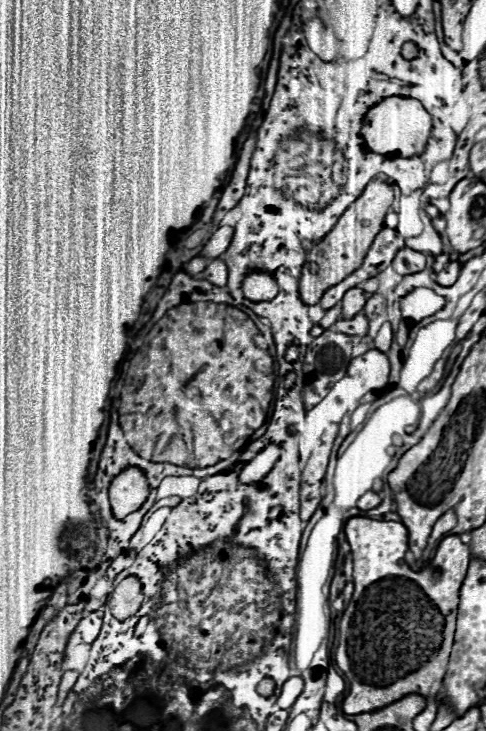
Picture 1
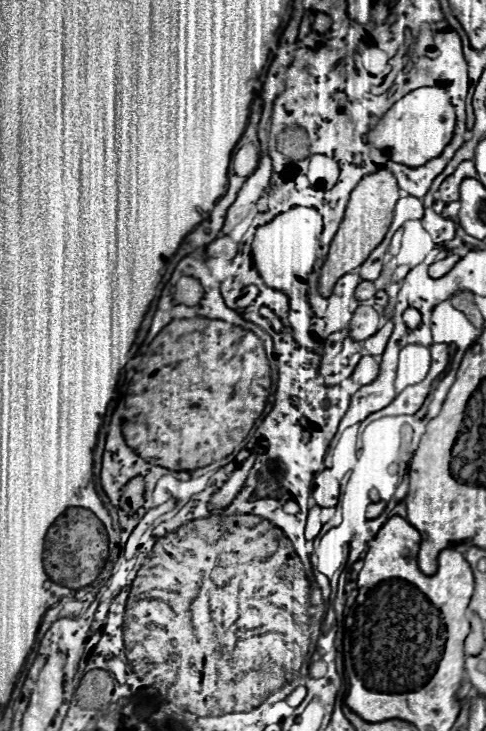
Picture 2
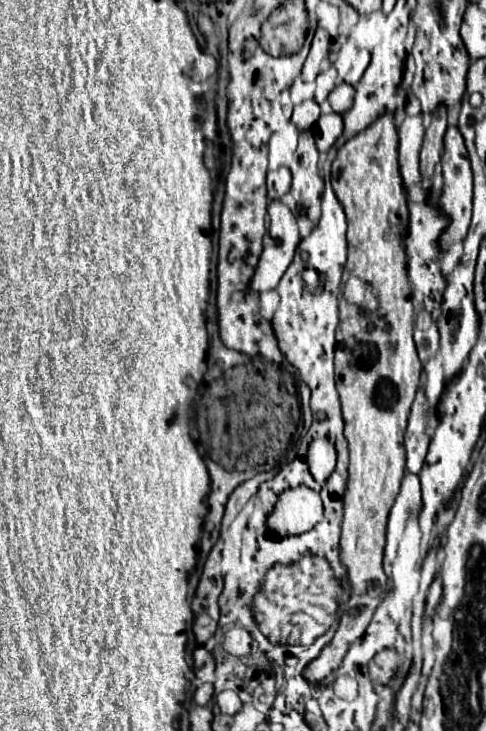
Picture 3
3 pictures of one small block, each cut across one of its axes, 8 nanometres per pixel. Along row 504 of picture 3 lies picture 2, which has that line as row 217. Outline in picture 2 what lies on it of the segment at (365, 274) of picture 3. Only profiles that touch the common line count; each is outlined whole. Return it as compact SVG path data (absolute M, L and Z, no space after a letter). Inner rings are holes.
M388 170L368 174L358 182L358 186L352 190L352 196L348 200L346 214L340 222L340 228L330 244L326 262L320 270L320 280L318 280L320 286L318 288L320 288L322 296L328 298L332 294L332 288L338 282L338 278L342 278L344 274L358 268L370 256L370 252L384 240L384 236L390 228L390 222L394 216L394 204L398 202L398 198L400 196L398 196L396 178Z

